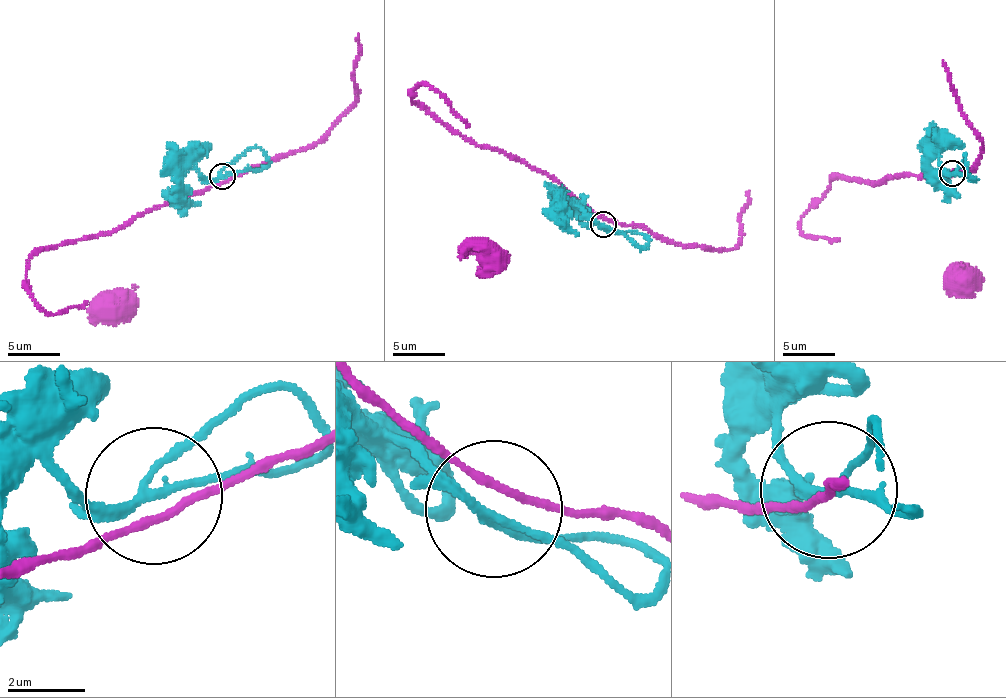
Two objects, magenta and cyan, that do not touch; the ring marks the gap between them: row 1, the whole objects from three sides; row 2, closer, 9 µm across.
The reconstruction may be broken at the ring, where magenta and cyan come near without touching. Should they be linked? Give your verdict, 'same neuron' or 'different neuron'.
different neuron

